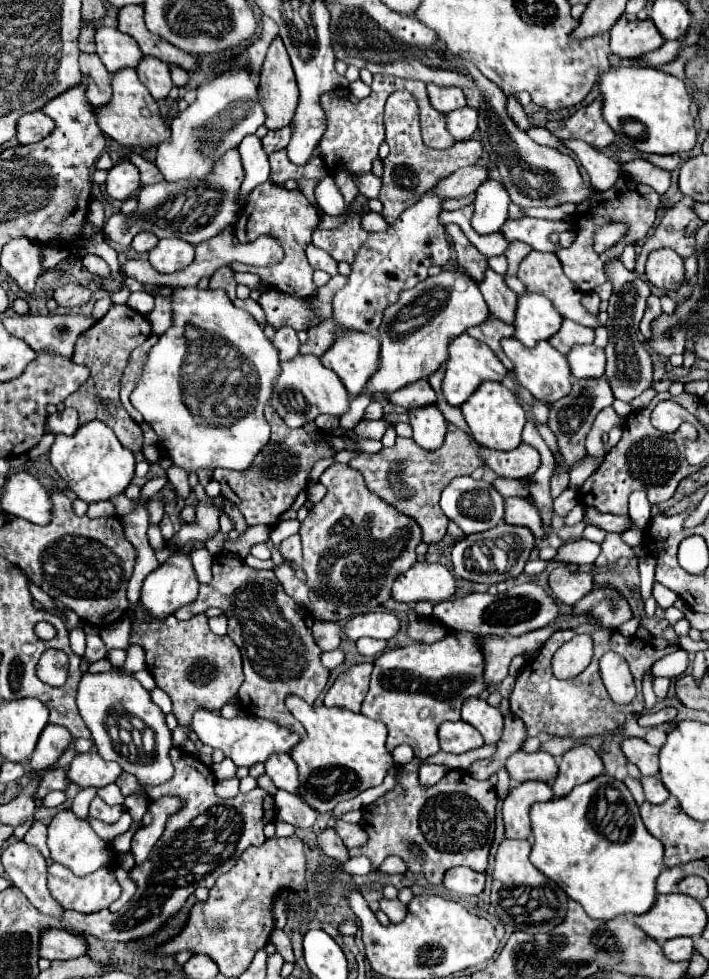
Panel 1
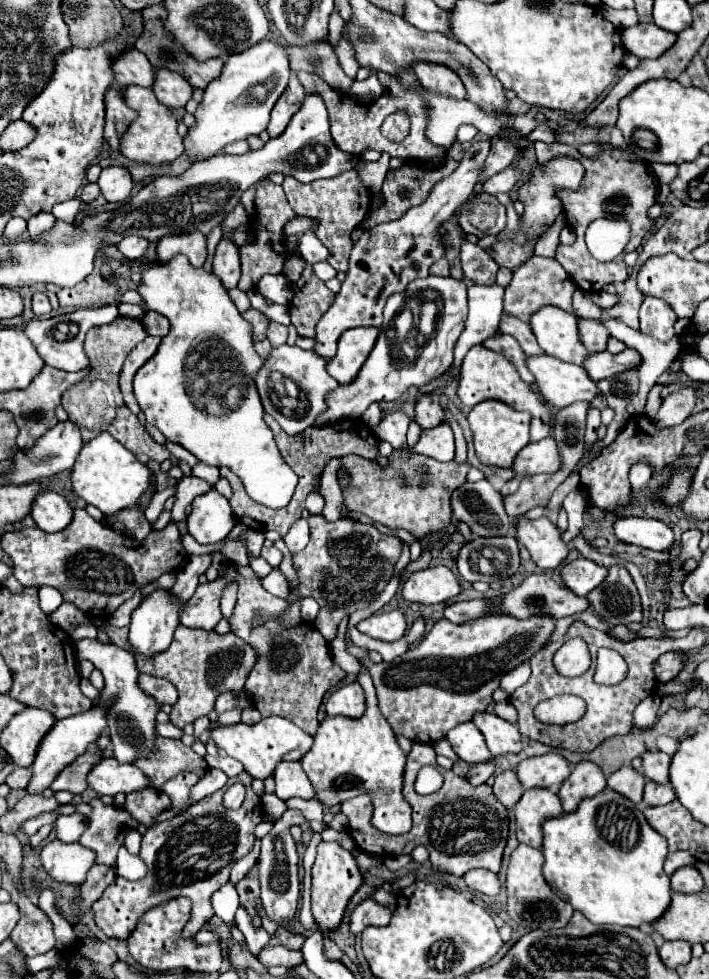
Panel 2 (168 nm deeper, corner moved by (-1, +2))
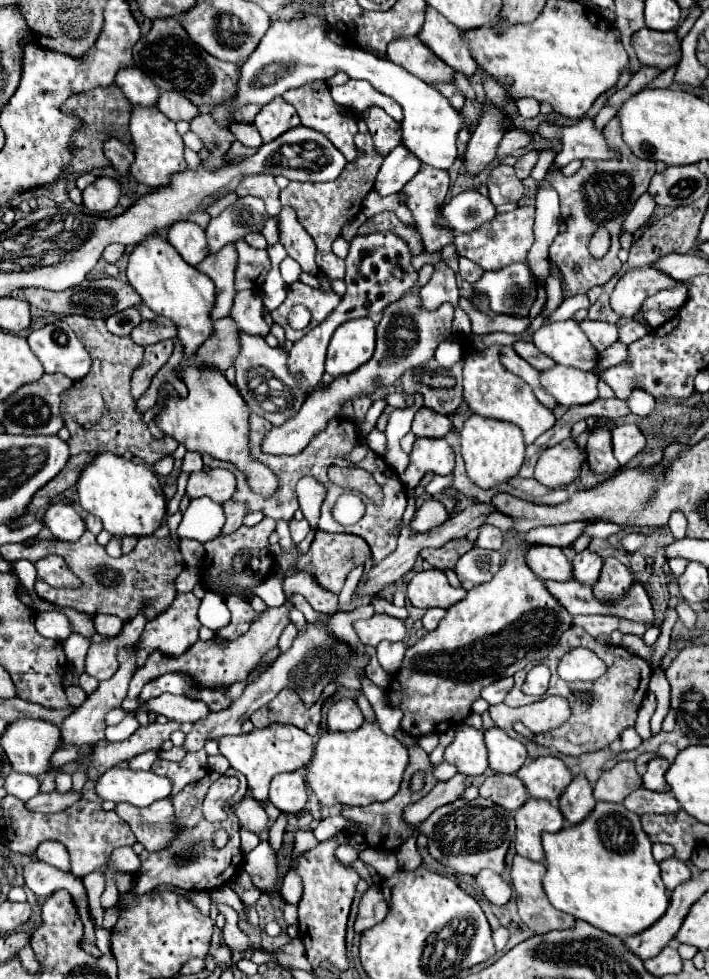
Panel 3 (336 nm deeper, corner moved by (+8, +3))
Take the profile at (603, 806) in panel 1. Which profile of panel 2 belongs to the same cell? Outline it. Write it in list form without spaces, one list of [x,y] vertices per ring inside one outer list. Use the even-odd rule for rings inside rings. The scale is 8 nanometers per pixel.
[[[604,789],[594,797],[582,799],[576,811],[546,819],[542,823],[542,831],[544,879],[564,901],[568,901],[592,923],[642,927],[644,923],[656,921],[656,917],[660,917],[670,905],[670,877],[664,873],[664,861],[668,855],[666,839],[648,825],[638,805],[618,791]]]

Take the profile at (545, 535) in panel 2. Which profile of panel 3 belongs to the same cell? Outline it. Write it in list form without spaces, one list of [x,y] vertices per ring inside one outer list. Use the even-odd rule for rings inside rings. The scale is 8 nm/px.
[[[531,548],[531,552],[527,552],[527,562],[541,580],[573,580],[573,564],[561,548]]]

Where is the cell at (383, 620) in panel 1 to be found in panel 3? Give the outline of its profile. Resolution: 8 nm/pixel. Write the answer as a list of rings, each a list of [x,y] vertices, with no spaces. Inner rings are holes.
[[[375,614],[369,620],[357,620],[353,626],[363,646],[377,646],[381,640],[397,642],[407,636],[405,622],[387,614]]]

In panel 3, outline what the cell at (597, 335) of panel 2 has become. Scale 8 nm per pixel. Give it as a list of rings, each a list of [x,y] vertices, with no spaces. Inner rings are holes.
[[[583,320],[583,322],[581,322],[581,328],[583,328],[583,332],[587,334],[587,338],[591,340],[591,344],[595,346],[597,352],[603,352],[605,348],[609,348],[611,344],[615,344],[615,342],[619,340],[617,324]]]

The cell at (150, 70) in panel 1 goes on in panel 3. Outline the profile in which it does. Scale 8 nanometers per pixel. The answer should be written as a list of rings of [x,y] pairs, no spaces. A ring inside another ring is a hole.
[[[161,92],[157,108],[171,122],[179,122],[179,120],[191,122],[199,114],[197,106],[193,106],[189,100],[183,100],[183,96],[179,96],[179,92]]]

